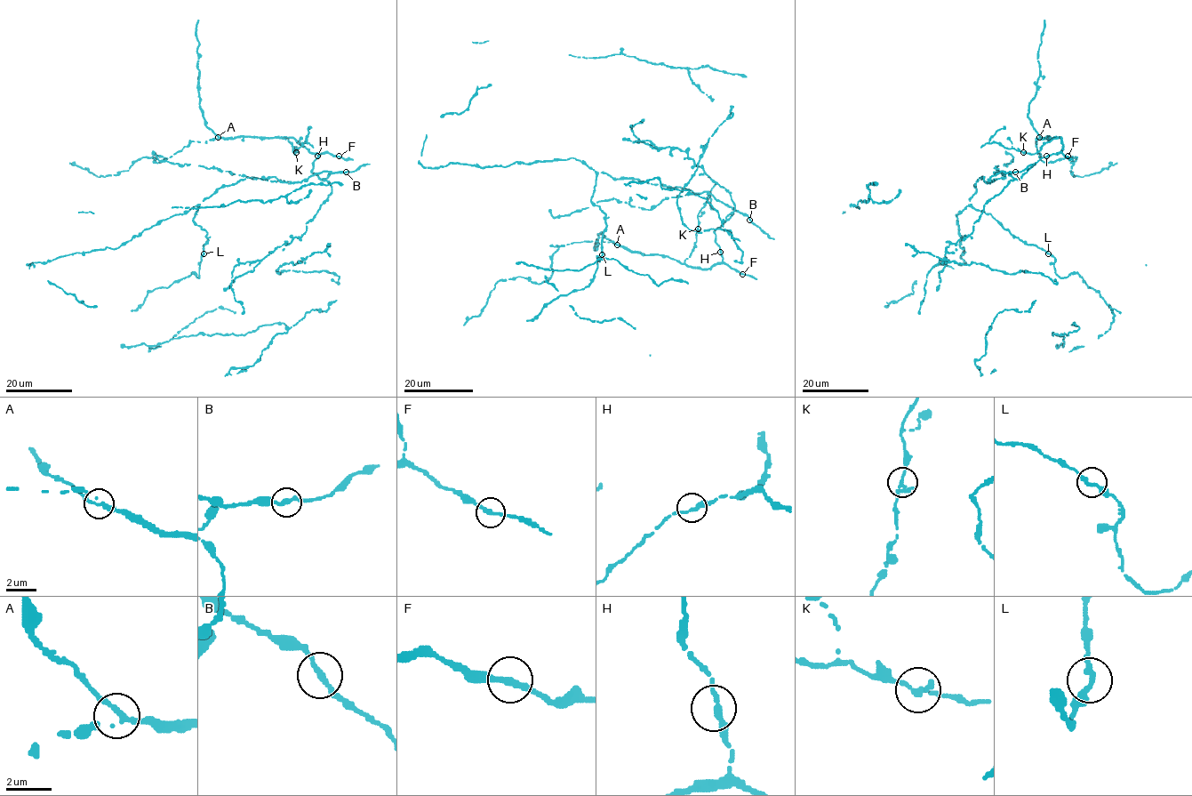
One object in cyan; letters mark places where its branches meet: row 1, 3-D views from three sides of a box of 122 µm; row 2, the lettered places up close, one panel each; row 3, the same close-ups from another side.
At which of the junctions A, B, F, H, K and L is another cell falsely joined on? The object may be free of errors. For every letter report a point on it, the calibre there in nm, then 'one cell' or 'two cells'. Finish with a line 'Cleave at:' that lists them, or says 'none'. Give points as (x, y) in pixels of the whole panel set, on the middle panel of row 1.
A: (617, 245) | 280 nm | one cell
B: (749, 220) | 260 nm | one cell
F: (742, 274) | 280 nm | one cell
H: (720, 252) | 260 nm | one cell
K: (698, 229) | 280 nm | one cell
L: (602, 254) | 260 nm | one cell
Cleave at: none

